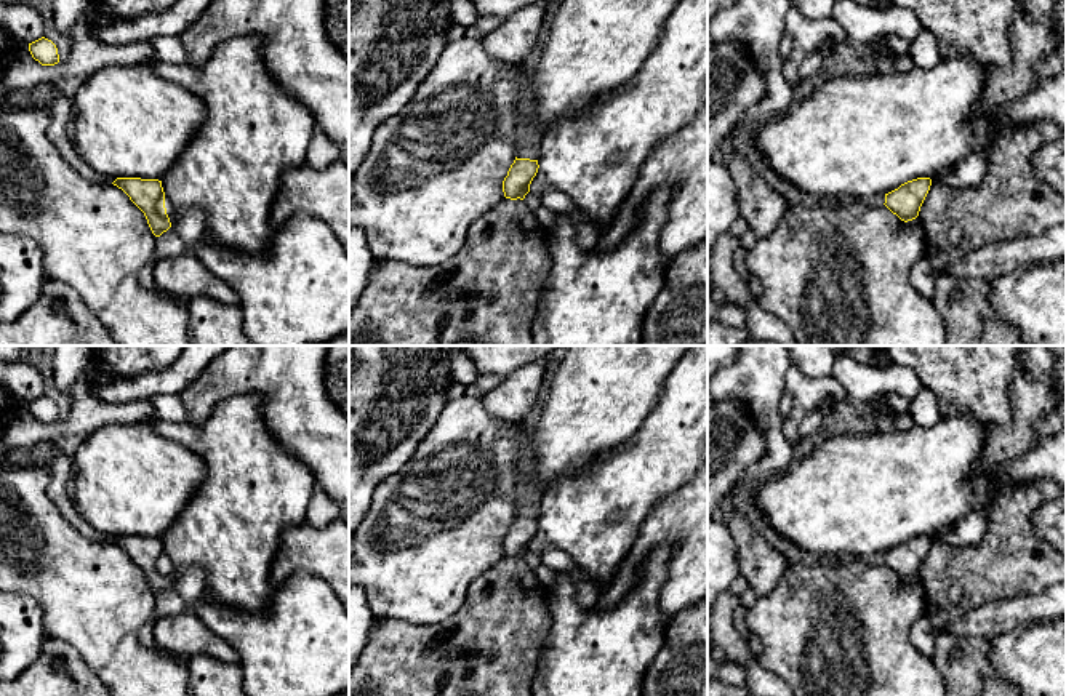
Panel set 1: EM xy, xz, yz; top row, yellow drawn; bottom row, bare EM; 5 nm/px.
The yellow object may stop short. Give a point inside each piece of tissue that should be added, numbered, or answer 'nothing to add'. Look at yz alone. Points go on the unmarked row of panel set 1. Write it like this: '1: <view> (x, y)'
nothing to add

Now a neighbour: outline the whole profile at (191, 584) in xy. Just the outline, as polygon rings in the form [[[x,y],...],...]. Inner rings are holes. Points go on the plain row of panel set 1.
[[[189,568],[186,573],[179,574],[173,582],[179,597],[186,605],[186,611],[192,611],[194,606],[202,600],[206,587],[206,571],[202,568]]]

